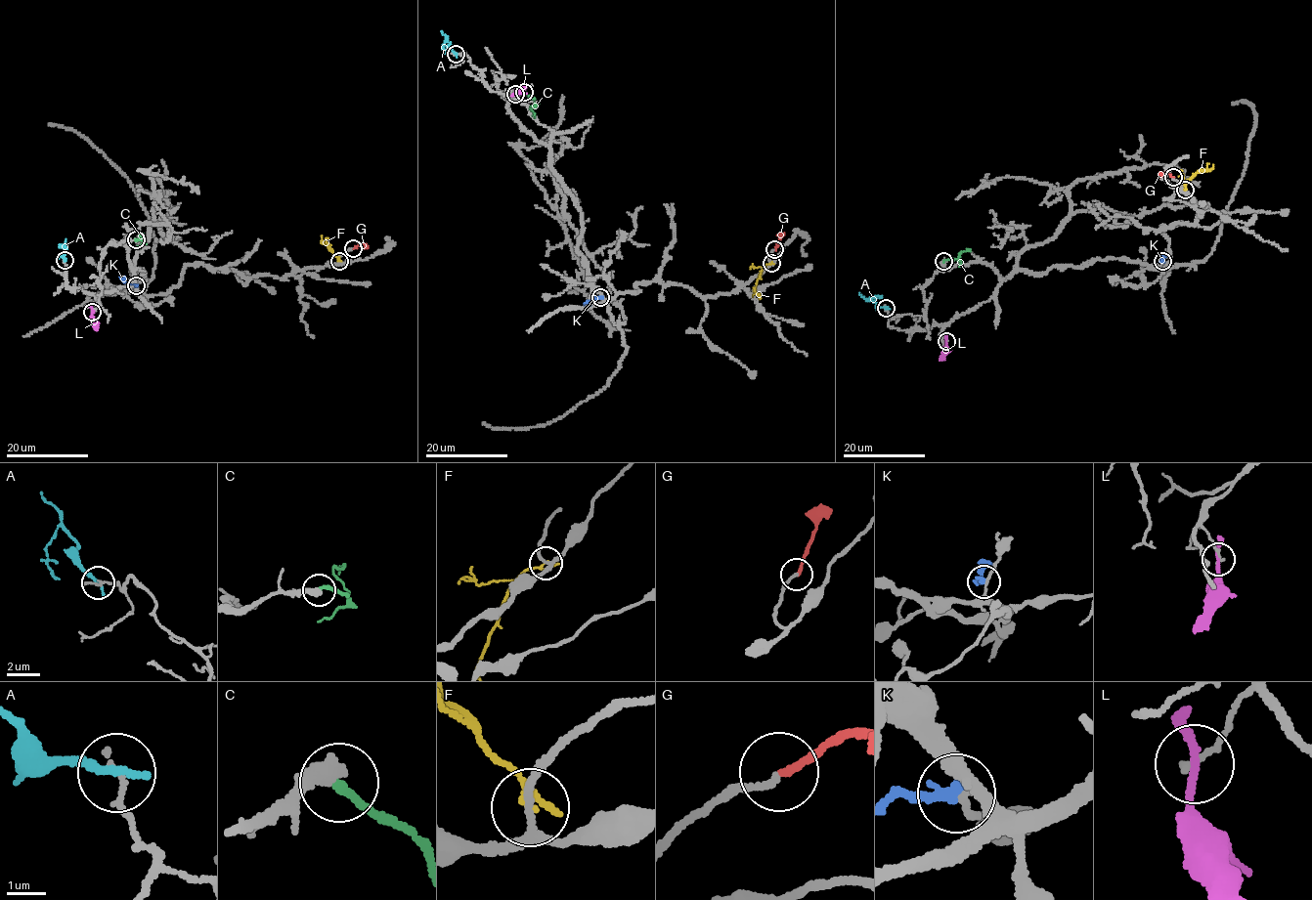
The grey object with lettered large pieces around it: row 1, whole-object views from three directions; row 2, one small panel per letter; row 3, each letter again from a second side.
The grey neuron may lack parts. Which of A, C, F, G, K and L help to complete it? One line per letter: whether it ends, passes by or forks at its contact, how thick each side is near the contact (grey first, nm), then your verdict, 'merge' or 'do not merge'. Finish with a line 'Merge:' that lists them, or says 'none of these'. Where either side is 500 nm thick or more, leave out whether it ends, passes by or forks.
A: it ends there; 180 nm thick on the grey side, 260 nm on the other; do not merge
C: it ends there; 480 nm thick on the grey side, 200 nm on the other; merge
F: it passes by; 170 nm thick on the grey side, 100 nm on the other; do not merge
G: it ends there; 160 nm thick on the grey side, 190 nm on the other; merge
K: it ends there; 150 nm thick on the grey side, 280 nm on the other; do not merge
L: it passes by; 160 nm thick on the grey side, 200 nm on the other; do not merge
Merge: C, G

